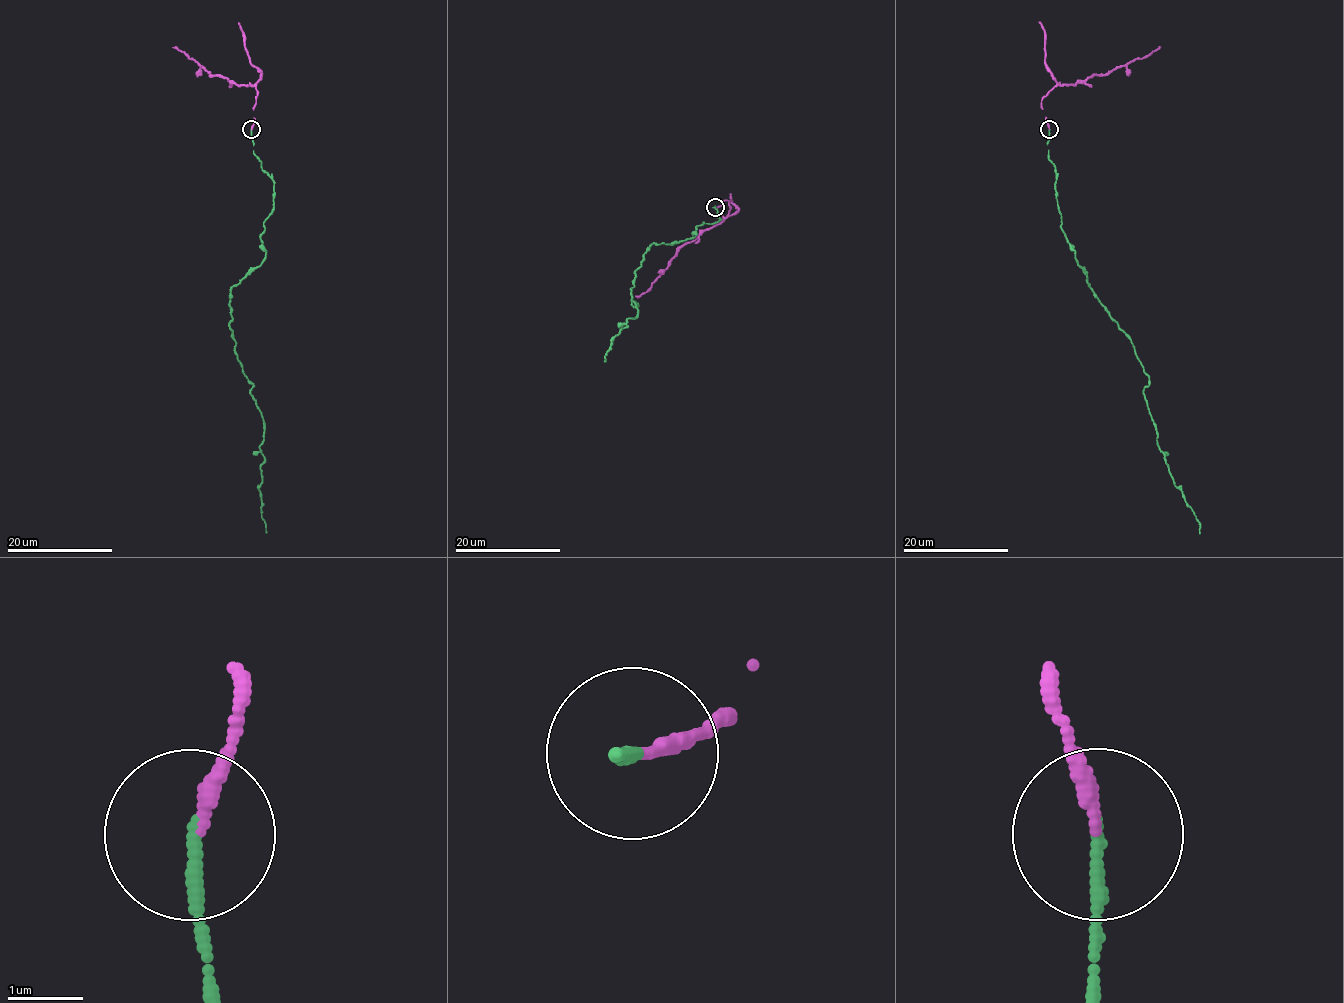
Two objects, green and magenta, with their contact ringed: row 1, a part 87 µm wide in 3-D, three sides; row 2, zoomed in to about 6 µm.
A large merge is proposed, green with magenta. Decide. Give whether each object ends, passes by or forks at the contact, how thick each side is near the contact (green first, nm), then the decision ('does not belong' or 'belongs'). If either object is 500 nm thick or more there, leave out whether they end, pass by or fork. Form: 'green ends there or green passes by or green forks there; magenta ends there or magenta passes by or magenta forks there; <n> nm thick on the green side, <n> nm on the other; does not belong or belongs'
green ends there; magenta ends there; 170 nm thick on the green side, 170 nm on the other; belongs

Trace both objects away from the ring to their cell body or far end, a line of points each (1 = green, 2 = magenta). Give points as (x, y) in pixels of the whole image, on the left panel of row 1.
1: (251, 129), (274, 209), (265, 258), (232, 287), (229, 326), (263, 417), (266, 533)
2: (251, 129), (257, 91), (254, 87), (230, 84), (224, 77), (210, 76), (173, 47)

